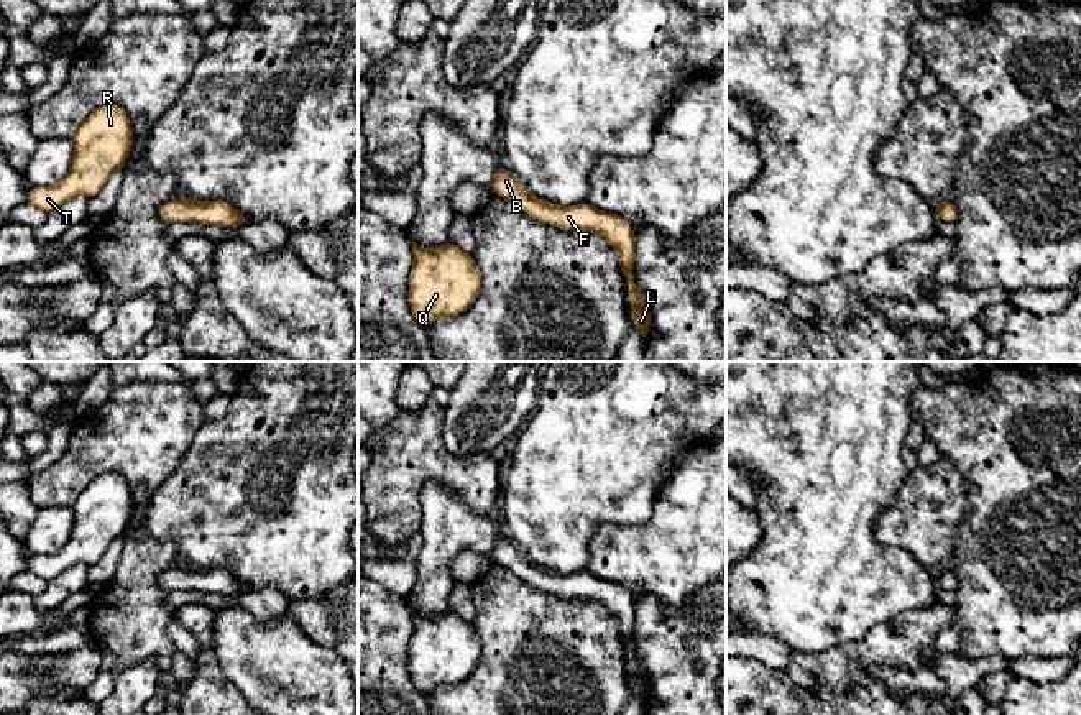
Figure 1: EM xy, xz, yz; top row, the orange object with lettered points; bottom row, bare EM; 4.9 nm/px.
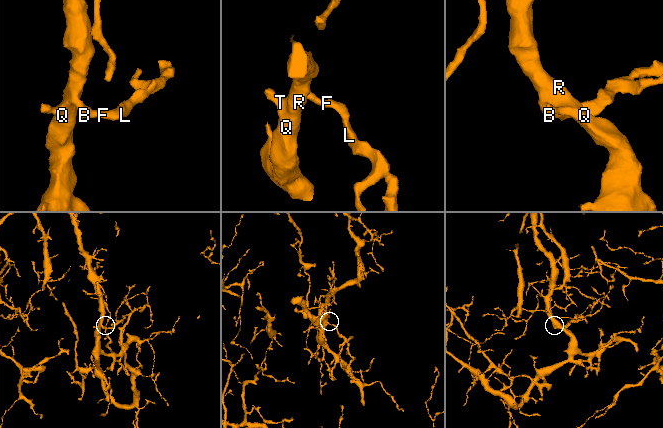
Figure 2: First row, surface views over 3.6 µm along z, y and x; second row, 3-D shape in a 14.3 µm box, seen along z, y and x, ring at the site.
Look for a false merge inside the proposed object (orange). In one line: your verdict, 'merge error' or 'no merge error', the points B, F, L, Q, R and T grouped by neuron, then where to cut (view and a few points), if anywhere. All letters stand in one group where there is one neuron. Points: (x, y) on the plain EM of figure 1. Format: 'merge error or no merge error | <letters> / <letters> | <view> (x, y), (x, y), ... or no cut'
no merge error | B F L Q R T | no cut

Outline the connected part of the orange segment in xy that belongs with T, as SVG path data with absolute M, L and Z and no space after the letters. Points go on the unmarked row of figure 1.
M100 473L71 503L74 526L66 546L51 556L31 556L26 574L51 580L77 564L94 565L120 537L133 513L128 482L118 473Z

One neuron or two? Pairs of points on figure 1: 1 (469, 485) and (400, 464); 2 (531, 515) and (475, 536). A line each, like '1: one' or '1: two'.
1: one
2: two

